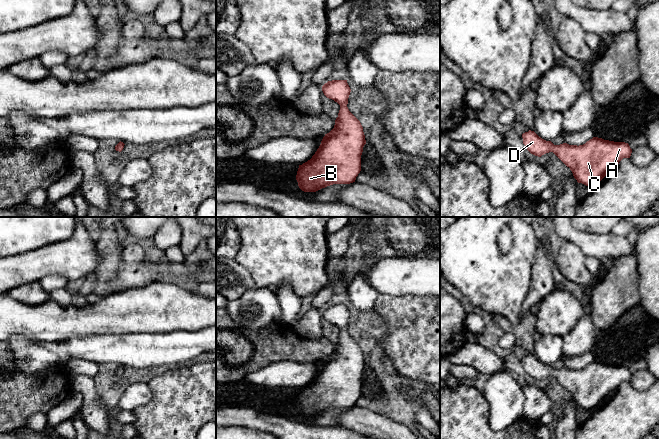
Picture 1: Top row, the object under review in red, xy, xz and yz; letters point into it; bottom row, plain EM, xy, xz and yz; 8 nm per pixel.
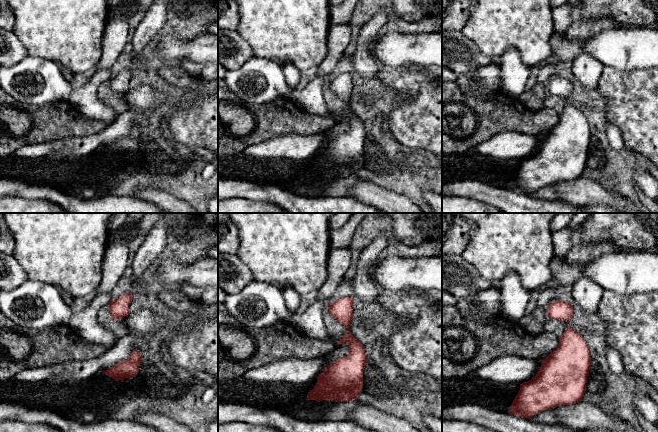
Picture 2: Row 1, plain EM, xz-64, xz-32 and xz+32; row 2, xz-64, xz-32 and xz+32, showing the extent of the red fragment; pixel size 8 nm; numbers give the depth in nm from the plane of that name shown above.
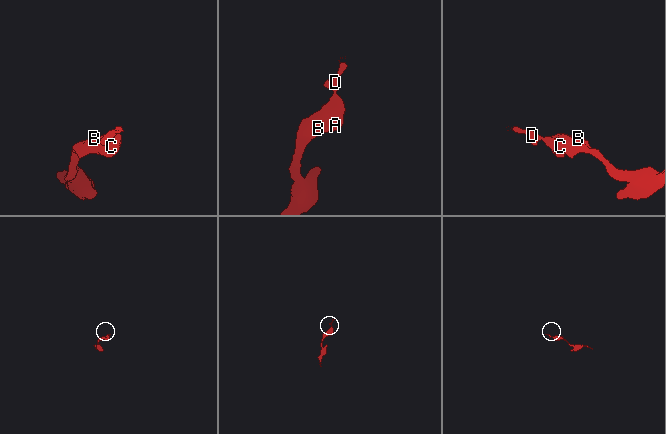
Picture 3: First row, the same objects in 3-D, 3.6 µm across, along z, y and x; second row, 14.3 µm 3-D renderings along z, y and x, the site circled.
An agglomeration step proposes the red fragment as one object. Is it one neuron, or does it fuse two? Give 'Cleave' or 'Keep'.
Keep

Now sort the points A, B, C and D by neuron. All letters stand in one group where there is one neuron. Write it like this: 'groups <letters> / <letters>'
groups A B C D

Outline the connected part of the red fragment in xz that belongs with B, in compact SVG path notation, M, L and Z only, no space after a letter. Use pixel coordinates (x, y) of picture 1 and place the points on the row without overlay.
M347 304L328 305L322 315L340 329L340 334L334 352L325 358L315 378L299 389L296 404L304 416L355 406L361 395L361 379L366 368L360 345L347 331L351 316Z

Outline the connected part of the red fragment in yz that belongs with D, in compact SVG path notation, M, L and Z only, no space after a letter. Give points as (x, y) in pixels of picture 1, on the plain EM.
M529 354L522 358L527 374L538 381L553 376L573 397L578 407L596 410L623 382L630 382L628 367L593 361L583 369L554 369Z

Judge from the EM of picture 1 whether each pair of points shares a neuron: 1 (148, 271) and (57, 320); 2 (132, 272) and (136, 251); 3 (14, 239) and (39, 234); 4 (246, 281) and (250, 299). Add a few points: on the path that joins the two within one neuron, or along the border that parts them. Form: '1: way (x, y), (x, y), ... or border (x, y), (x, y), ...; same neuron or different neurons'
1: border (135, 288), (112, 293); different neurons
2: way (134, 267), (134, 256); same neuron
3: way (20, 234), (33, 234); same neuron
4: border (258, 286), (247, 289), (235, 299), (228, 300); different neurons

